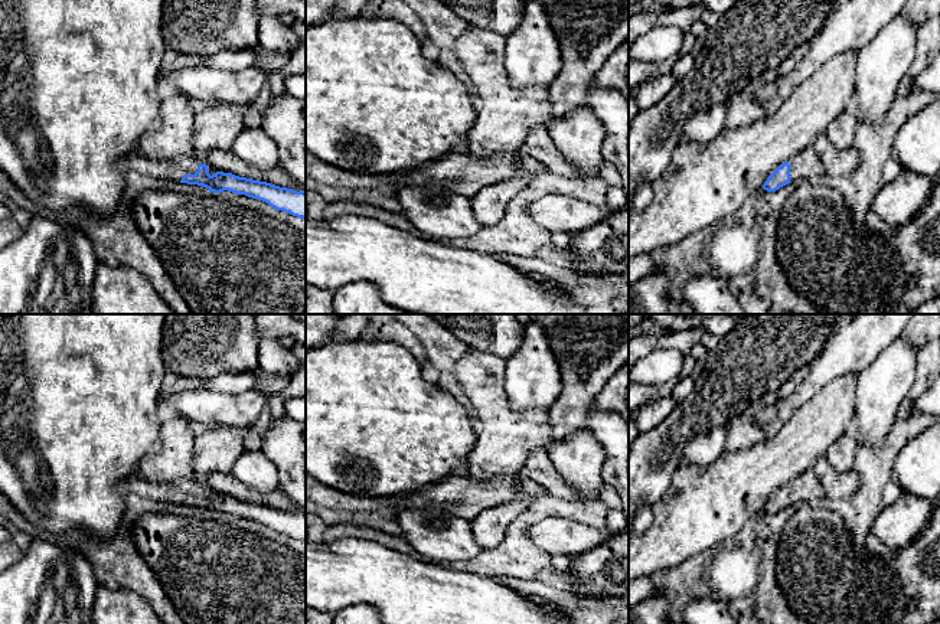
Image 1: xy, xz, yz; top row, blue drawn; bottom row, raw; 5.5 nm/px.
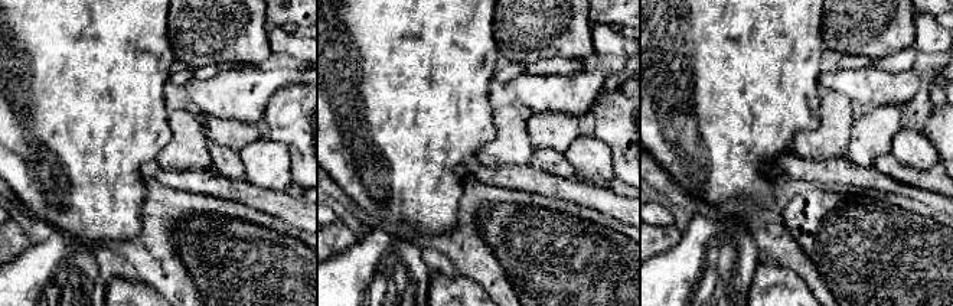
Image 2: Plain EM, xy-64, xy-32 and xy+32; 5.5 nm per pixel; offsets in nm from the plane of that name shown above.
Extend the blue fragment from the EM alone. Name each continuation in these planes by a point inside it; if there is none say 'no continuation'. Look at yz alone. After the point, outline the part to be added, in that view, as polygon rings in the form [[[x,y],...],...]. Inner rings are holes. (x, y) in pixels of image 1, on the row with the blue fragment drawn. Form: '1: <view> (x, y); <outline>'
1: yz (806, 165); [[[807,147],[796,154],[792,160],[789,160],[789,164],[792,183],[804,179],[812,180],[813,177],[825,173],[823,163],[812,147]]]

